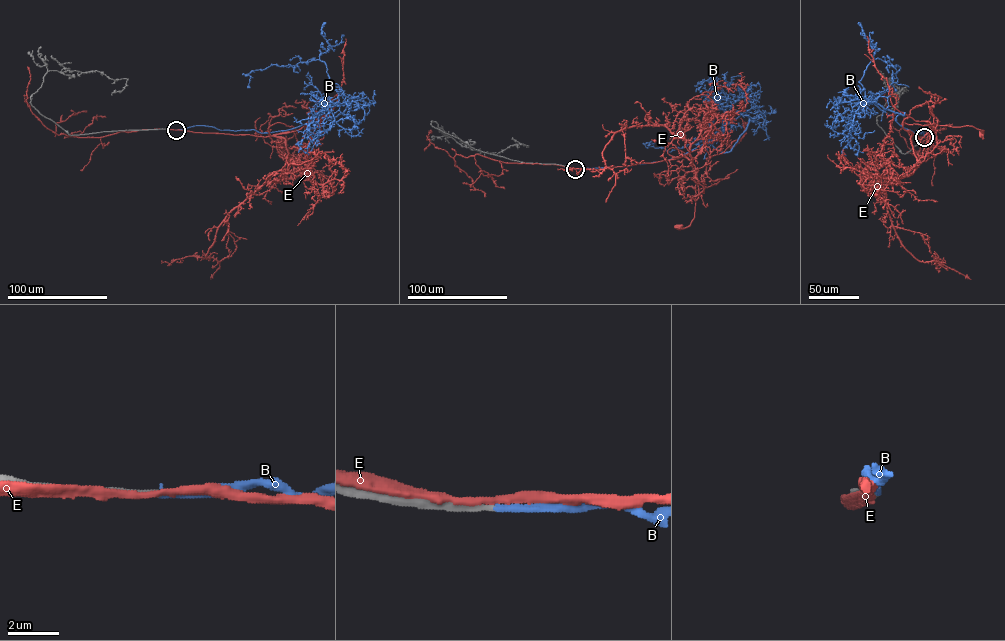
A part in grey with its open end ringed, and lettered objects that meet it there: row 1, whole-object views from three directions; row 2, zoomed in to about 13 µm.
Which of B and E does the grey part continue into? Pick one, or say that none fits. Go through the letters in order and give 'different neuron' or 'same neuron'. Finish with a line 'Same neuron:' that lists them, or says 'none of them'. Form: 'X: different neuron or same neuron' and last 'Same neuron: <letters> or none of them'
B: same neuron
E: different neuron
Same neuron: B

